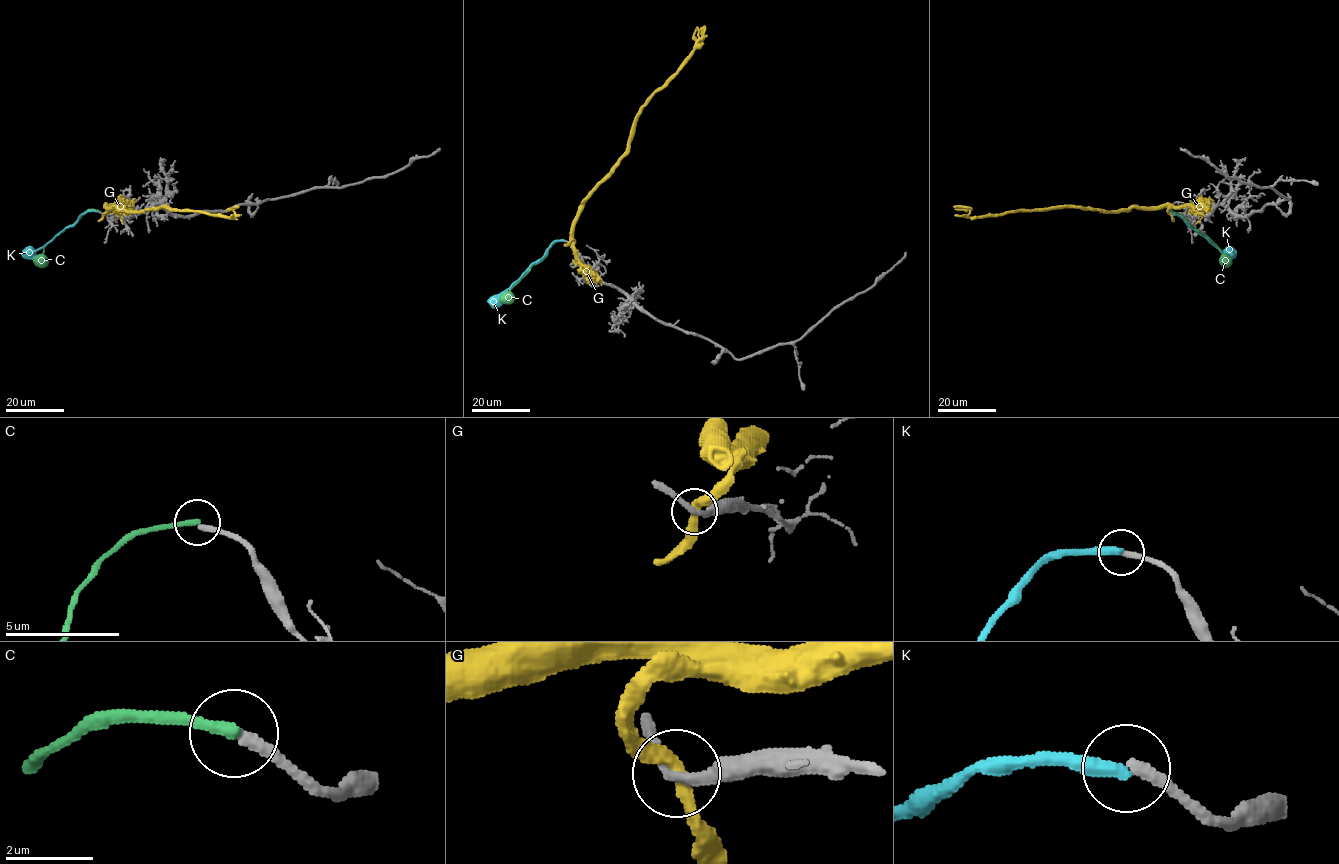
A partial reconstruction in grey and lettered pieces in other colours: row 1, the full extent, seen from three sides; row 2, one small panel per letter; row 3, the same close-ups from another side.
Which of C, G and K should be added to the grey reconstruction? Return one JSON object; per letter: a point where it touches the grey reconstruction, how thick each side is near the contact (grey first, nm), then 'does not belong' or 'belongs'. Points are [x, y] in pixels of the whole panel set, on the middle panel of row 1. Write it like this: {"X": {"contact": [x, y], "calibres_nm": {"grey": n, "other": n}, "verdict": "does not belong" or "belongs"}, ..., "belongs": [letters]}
{"C": {"contact": [563, 240], "calibres_nm": {"grey": 260, "other": 280}, "verdict": "belongs"}, "G": {"contact": [569, 243], "calibres_nm": {"grey": 240, "other": 320}, "verdict": "does not belong"}, "K": {"contact": [563, 240], "calibres_nm": {"grey": 280, "other": 360}, "verdict": "does not belong"}, "belongs": ["C"]}

